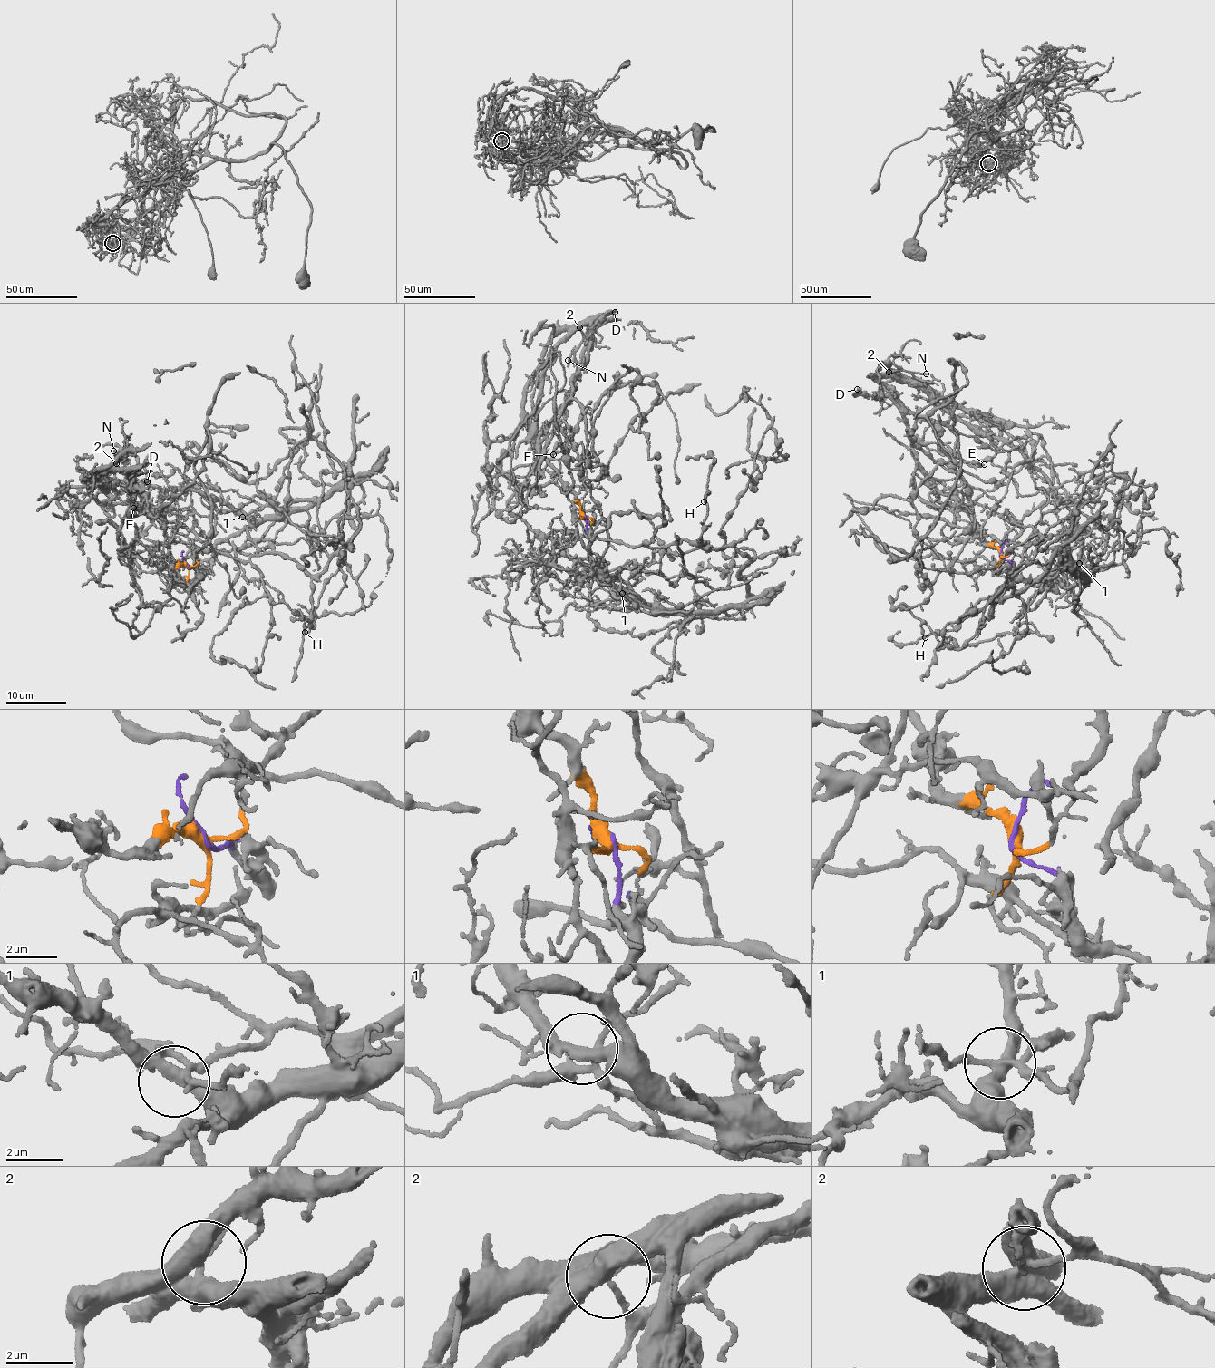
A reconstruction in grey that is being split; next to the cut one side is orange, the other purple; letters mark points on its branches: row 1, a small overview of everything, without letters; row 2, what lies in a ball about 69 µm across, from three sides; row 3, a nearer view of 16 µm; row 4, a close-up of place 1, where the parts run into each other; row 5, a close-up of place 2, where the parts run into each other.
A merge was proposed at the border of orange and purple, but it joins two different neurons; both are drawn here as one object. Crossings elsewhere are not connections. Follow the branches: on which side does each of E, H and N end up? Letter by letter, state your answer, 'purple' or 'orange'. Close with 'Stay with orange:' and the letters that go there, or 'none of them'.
E: orange
H: purple
N: orange
Stay with orange: E, N

